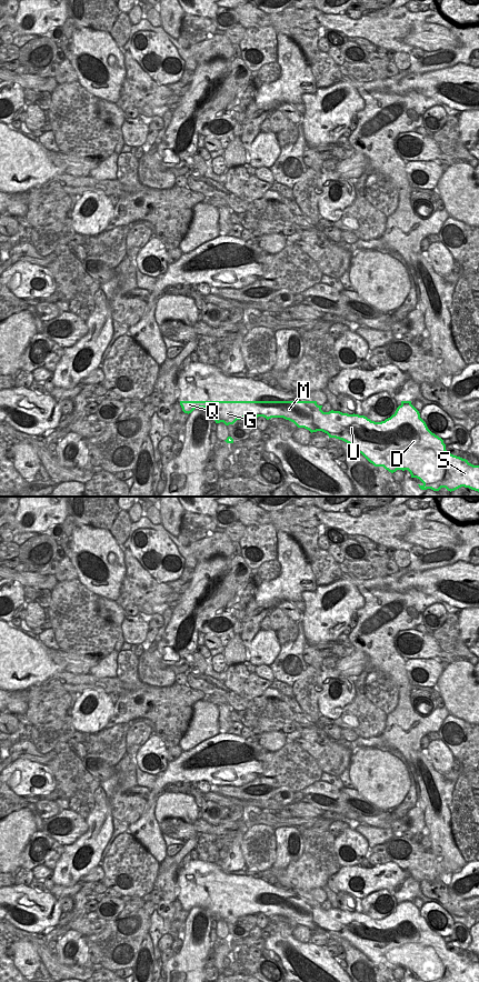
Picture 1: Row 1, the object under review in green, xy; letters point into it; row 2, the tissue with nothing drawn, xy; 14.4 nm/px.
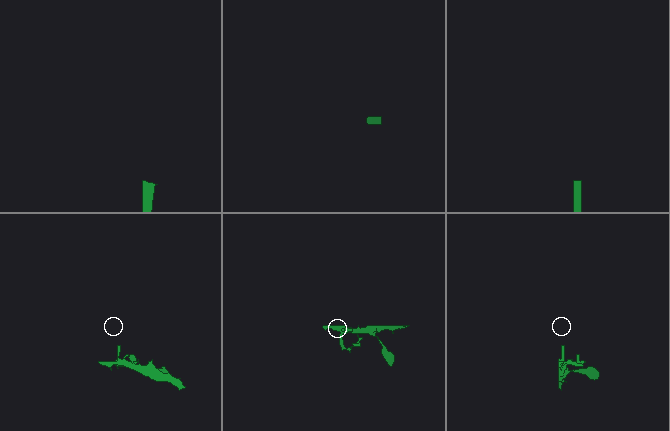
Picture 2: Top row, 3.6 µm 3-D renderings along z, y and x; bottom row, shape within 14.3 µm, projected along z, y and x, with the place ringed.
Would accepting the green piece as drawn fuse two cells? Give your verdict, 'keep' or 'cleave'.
keep

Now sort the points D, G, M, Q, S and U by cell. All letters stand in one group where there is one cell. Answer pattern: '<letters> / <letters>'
D G M Q S U

